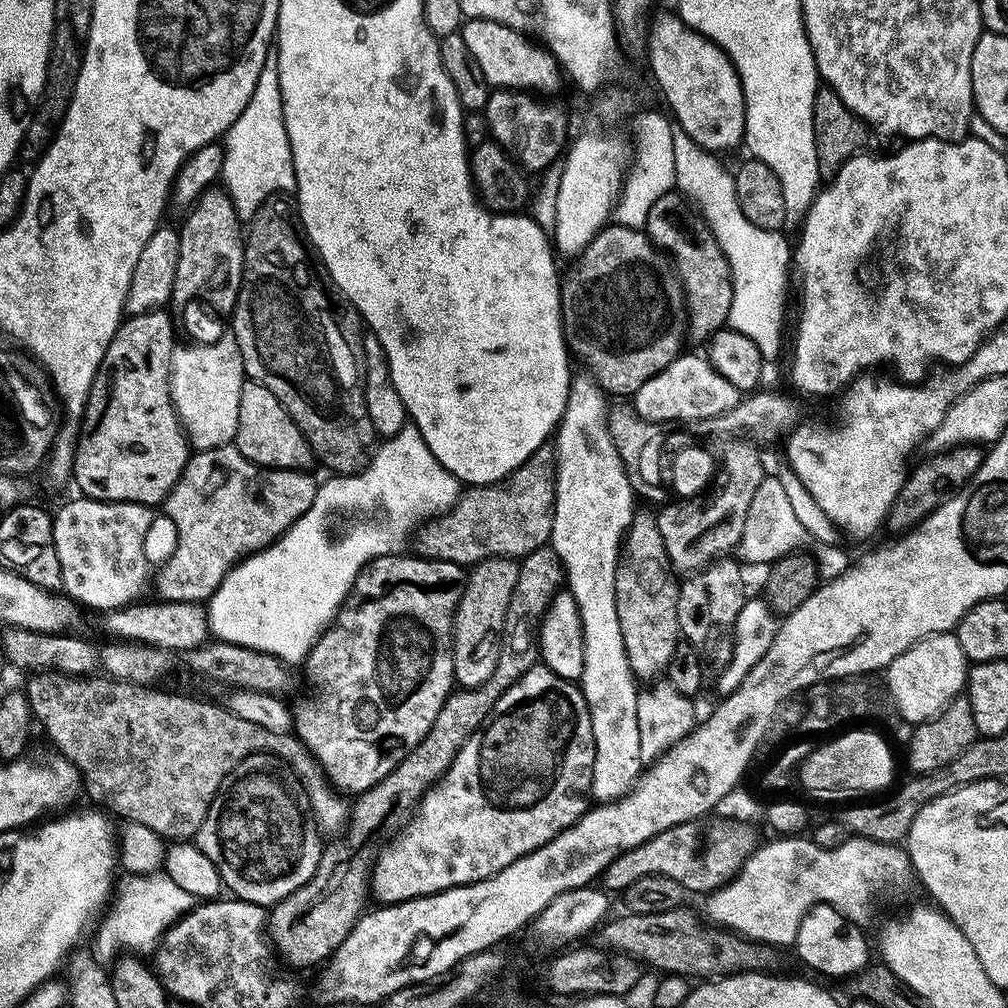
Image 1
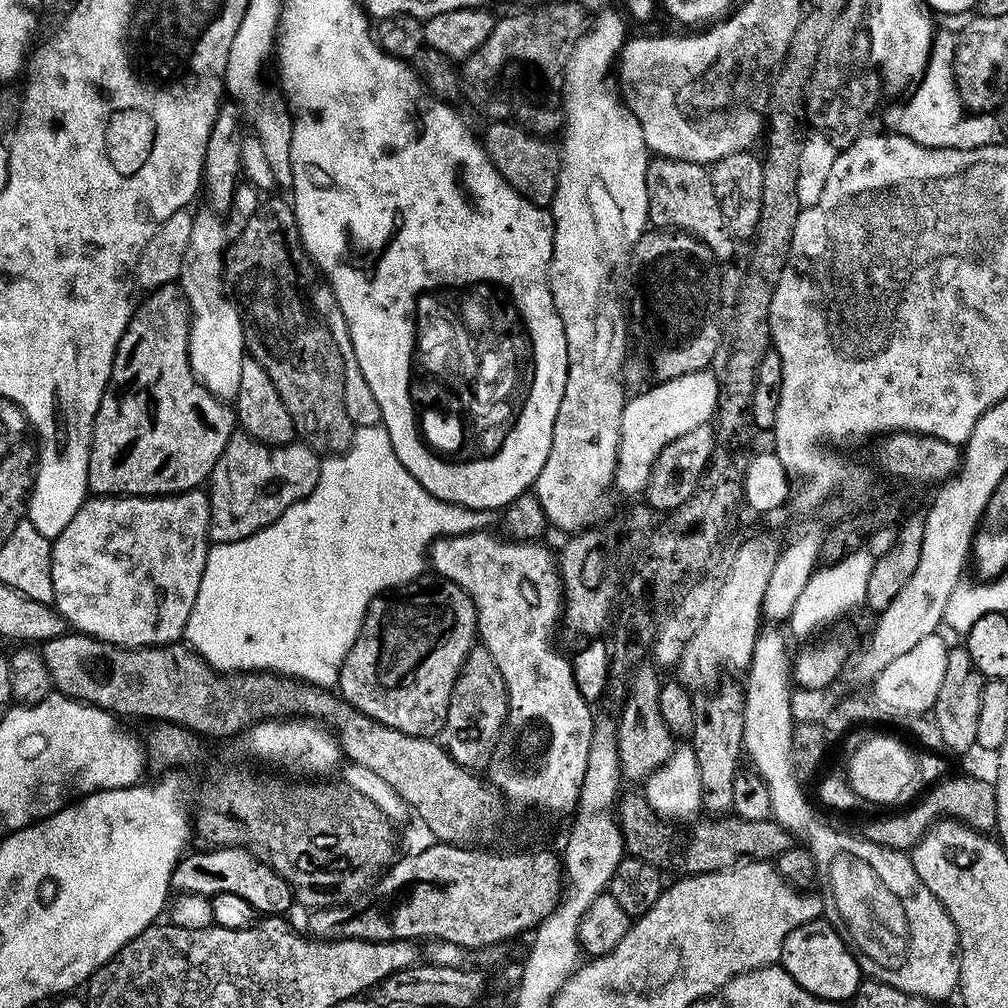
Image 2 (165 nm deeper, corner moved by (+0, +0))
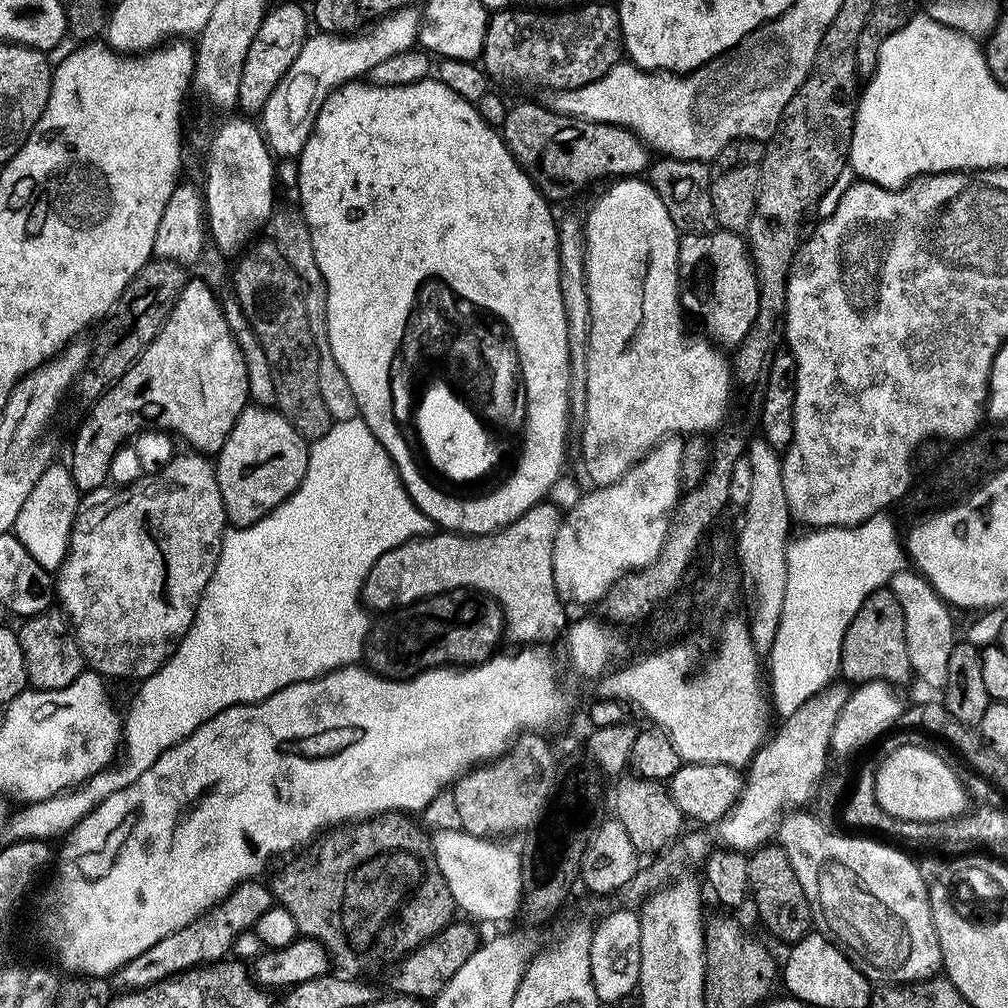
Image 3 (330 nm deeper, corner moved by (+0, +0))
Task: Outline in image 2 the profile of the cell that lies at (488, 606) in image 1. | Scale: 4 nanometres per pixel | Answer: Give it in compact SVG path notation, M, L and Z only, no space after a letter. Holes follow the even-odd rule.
M472 647L464 665L460 667L456 685L452 687L452 697L448 700L448 721L442 733L444 747L462 767L475 769L489 753L496 728L507 706L507 696L497 657L492 656L486 647Z

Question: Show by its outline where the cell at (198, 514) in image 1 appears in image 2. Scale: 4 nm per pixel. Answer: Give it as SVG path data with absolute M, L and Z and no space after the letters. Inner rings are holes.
M237 430L228 439L226 450L212 467L208 479L208 504L211 506L213 537L221 543L232 543L252 536L260 528L272 524L290 506L304 500L316 488L320 476L319 455L303 442L284 445L266 445L253 440L246 432Z

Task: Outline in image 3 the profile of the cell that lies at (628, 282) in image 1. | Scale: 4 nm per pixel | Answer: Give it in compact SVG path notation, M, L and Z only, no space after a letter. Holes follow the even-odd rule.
M735 231L728 232L692 232L681 235L678 250L678 270L680 271L680 302L688 306L692 296L688 292L696 292L696 316L704 323L707 335L713 344L724 350L735 350L750 334L750 326L754 326L754 318L758 318L758 278L756 268L752 265L750 253L743 235Z

